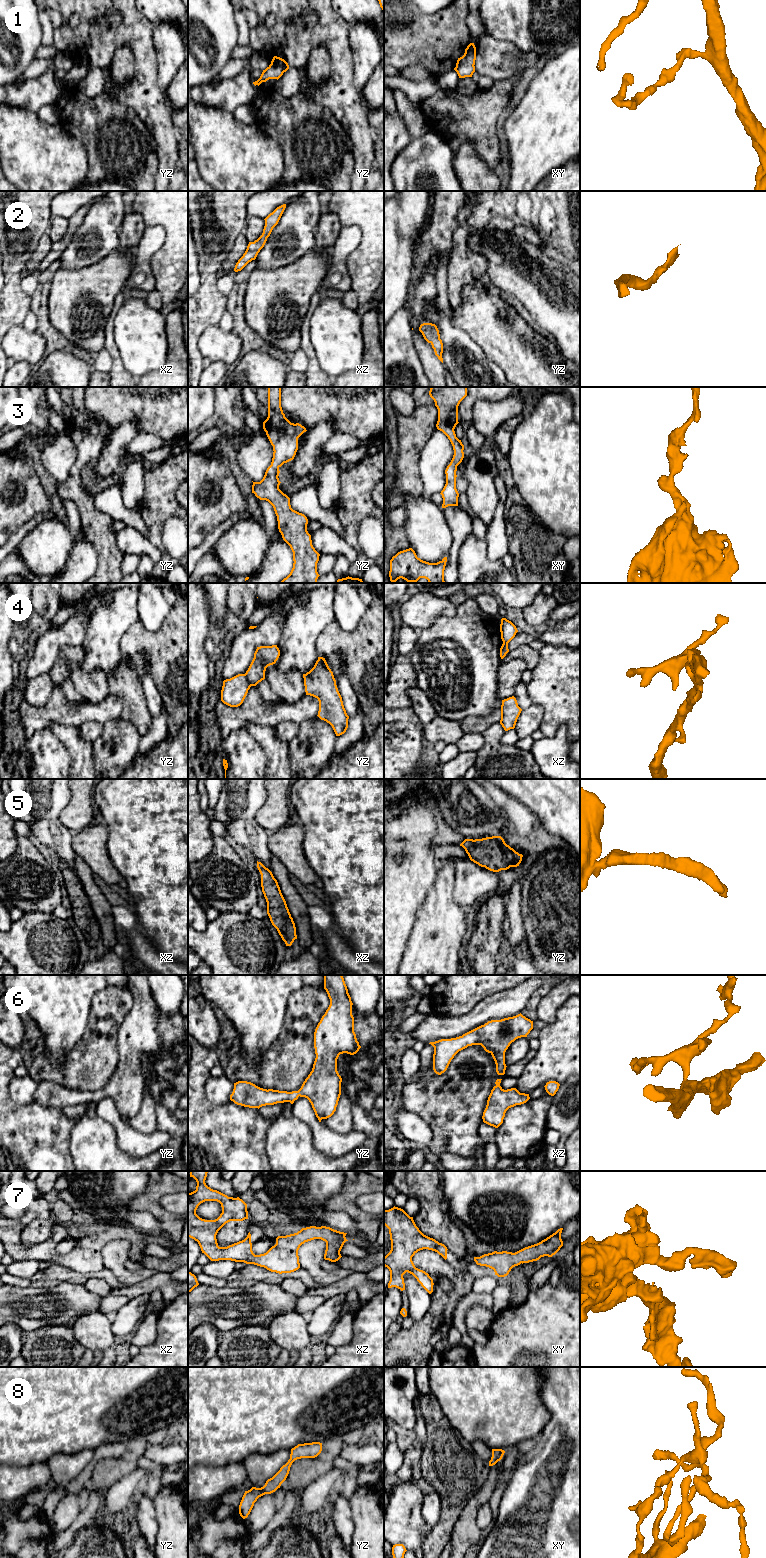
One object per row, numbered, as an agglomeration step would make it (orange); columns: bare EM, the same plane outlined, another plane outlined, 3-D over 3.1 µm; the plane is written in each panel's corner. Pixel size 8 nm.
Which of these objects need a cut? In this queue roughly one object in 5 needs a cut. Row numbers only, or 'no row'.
4

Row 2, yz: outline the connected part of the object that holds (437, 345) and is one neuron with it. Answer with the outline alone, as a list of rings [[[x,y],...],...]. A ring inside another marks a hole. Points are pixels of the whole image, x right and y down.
[[[423,323],[419,327],[419,331],[422,333],[424,339],[432,345],[435,355],[443,363],[443,343],[440,339],[440,334],[437,326],[432,323]]]

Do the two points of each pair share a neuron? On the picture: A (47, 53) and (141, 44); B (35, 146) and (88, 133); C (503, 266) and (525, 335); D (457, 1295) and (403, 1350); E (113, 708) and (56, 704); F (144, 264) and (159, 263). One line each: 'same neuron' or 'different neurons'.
A: different neurons
B: different neurons
C: different neurons
D: same neuron
E: same neuron
F: different neurons

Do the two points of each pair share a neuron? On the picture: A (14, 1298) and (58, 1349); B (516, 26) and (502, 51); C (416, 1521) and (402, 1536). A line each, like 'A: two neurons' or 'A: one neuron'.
A: two neurons
B: two neurons
C: two neurons

